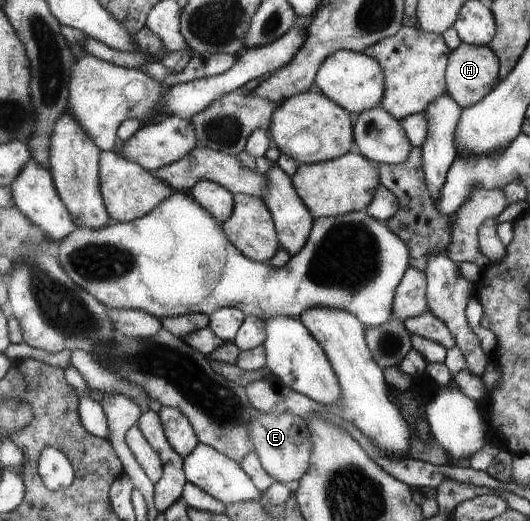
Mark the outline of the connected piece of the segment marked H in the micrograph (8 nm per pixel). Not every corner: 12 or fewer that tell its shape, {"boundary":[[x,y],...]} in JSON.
{"boundary":[[462,42],[449,55],[448,93],[465,110],[500,80],[488,45]]}

